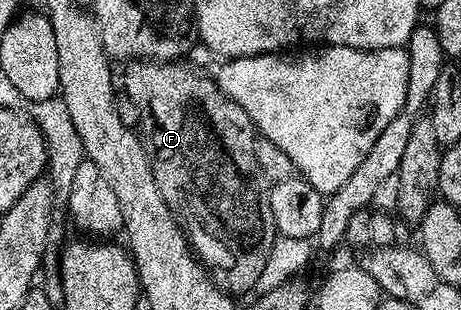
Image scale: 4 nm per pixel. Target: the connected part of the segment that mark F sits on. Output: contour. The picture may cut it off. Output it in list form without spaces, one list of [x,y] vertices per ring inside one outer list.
[[[135,60],[126,68],[129,69],[125,72],[123,92],[139,106],[139,135],[143,150],[149,155],[151,174],[155,174],[155,186],[159,186],[167,206],[175,210],[197,259],[205,265],[214,282],[230,294],[252,293],[278,235],[271,218],[271,184],[265,179],[255,152],[259,133],[247,110],[227,98],[217,88],[212,75],[188,63]]]

